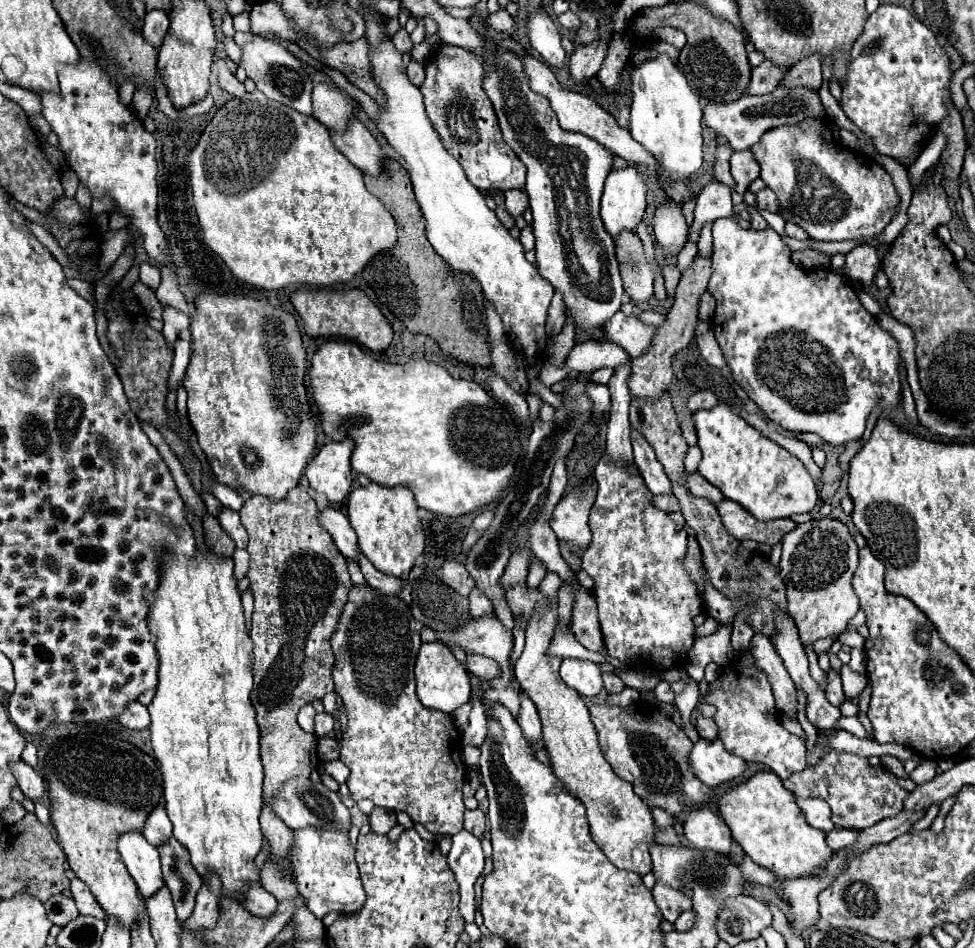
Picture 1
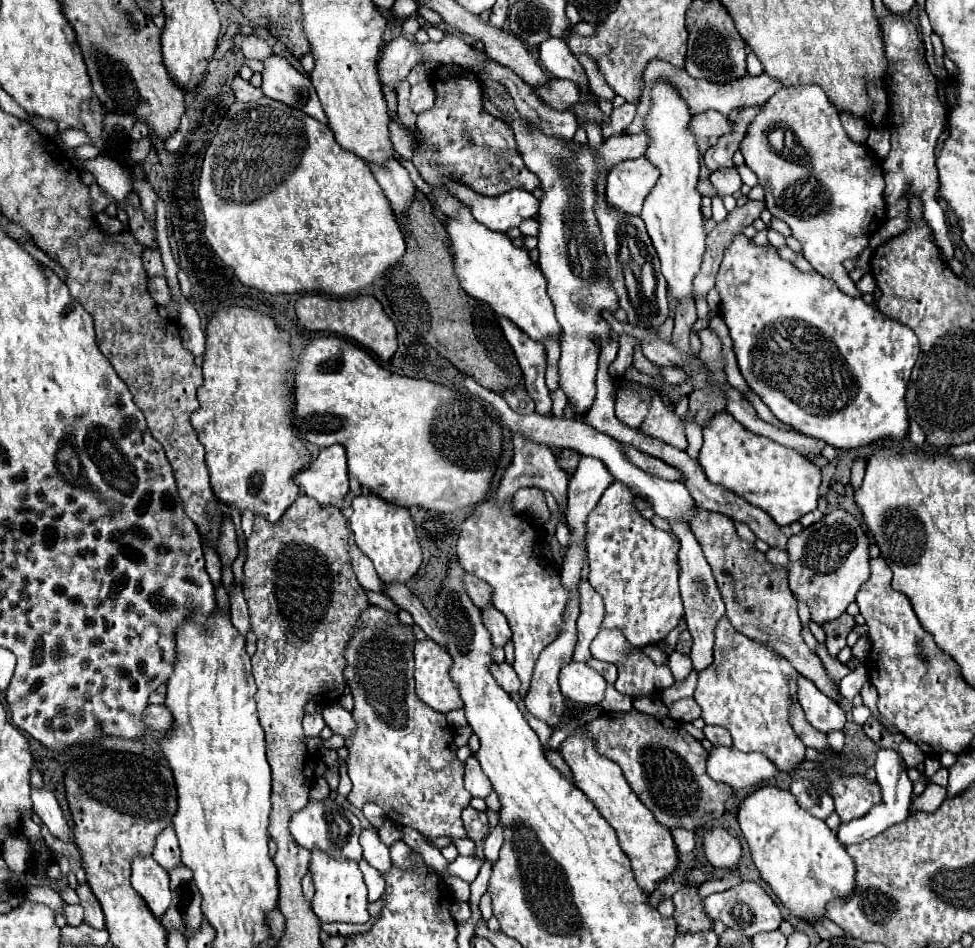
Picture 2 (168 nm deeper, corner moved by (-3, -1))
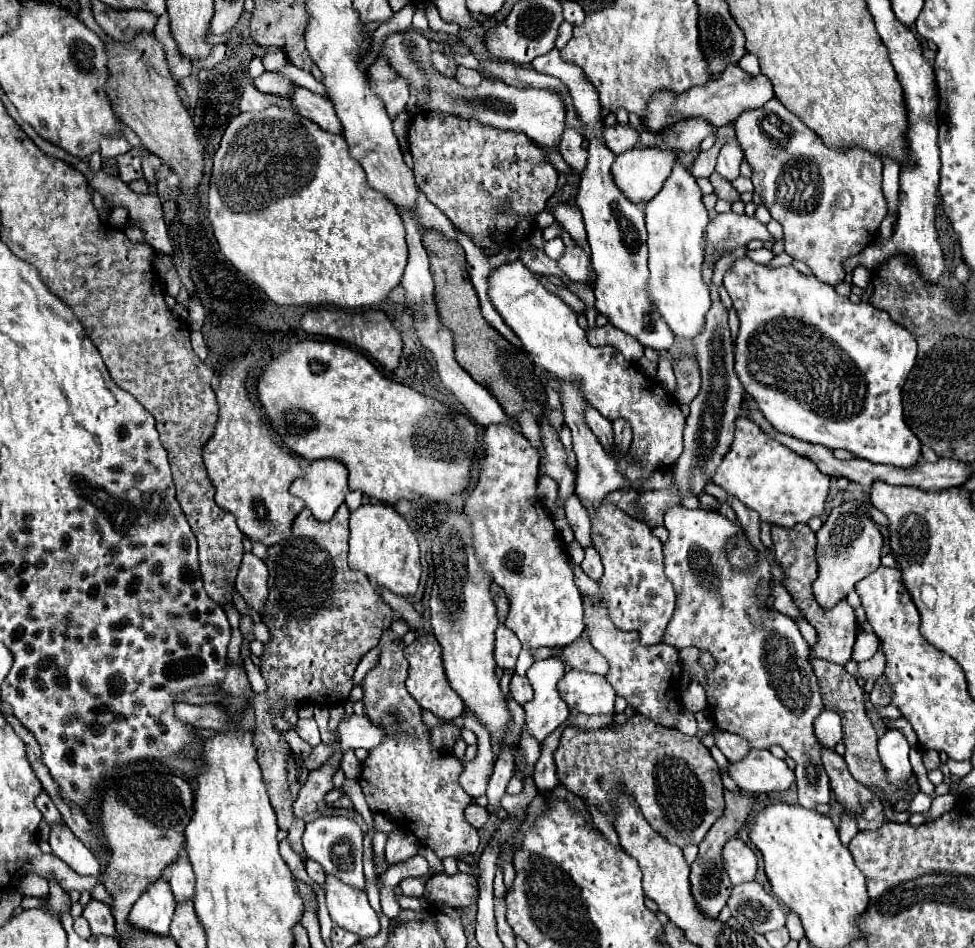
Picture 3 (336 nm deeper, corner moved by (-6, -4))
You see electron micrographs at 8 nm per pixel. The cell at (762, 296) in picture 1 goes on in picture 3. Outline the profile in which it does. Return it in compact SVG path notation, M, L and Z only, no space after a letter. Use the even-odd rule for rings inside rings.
M748 257L736 261L732 265L732 269L724 275L724 287L734 303L734 309L738 313L740 319L740 331L736 337L736 375L742 381L746 393L756 401L758 409L762 411L762 415L766 417L766 421L778 431L778 433L786 433L790 437L796 437L800 441L808 441L808 443L816 443L828 449L846 449L852 455L860 457L860 459L868 459L872 463L888 463L894 467L914 467L920 461L920 441L918 437L910 431L910 427L904 421L904 411L902 411L902 385L906 383L908 373L914 367L914 359L916 359L916 339L910 331L906 331L902 325L894 323L890 319L890 315L886 315L886 311L880 311L876 307L872 307L870 303L852 303L848 297L840 297L832 285L822 283L820 279L806 277L802 273L798 273L792 265L790 267L778 267L778 269L768 269L764 265L758 265L754 261L750 261Z

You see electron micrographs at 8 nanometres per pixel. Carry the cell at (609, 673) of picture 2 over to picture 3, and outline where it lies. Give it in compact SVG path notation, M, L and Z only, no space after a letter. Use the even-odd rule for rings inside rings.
M578 637L574 643L566 645L560 649L560 659L570 667L578 671L588 671L588 673L598 673L606 675L608 673L608 663L598 651L594 651L590 641L584 641Z

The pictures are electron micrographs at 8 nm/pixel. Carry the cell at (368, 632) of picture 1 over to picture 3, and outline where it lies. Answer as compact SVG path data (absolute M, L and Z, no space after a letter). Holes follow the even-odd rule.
M390 629L384 631L380 639L382 655L378 665L364 677L364 705L366 717L382 725L390 735L390 741L384 741L380 747L370 751L370 757L362 763L362 773L358 783L366 795L368 807L376 811L390 813L394 823L400 829L412 831L420 845L432 849L438 859L454 857L456 861L462 855L474 855L478 849L478 831L464 819L464 807L472 799L458 785L458 777L464 765L456 757L442 757L430 745L428 727L422 723L422 707L406 691L404 681L408 677L408 661L402 651L404 645Z

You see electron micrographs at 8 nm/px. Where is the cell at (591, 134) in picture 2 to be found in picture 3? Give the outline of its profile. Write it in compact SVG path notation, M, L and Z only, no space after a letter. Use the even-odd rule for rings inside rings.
M552 49L546 55L540 55L530 65L534 71L554 75L564 85L568 85L574 107L580 117L580 123L586 131L588 165L582 173L576 205L582 211L586 233L588 233L588 245L592 249L592 267L596 271L596 287L594 287L596 309L600 315L604 315L608 319L610 325L632 335L644 347L650 347L654 351L670 351L672 343L674 343L674 335L666 327L666 323L662 321L658 311L654 307L650 307L650 299L644 291L646 281L648 281L648 265L646 265L648 249L646 249L644 211L640 209L640 205L630 203L618 191L618 187L612 183L610 167L612 167L616 155L602 141L604 123L600 119L598 93L576 65L566 63L560 57L558 49Z

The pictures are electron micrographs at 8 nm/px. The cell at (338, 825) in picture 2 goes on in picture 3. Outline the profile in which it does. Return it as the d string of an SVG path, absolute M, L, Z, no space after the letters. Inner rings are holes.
M318 817L306 823L304 831L304 851L310 859L318 861L326 875L334 875L346 885L352 885L364 891L364 873L362 873L362 831L356 821L346 817Z

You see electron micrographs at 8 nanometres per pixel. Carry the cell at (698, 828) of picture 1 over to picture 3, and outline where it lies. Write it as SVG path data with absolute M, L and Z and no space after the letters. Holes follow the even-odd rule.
M732 839L730 843L724 845L724 869L728 871L732 885L752 881L758 869L756 863L758 863L756 853L744 841Z

